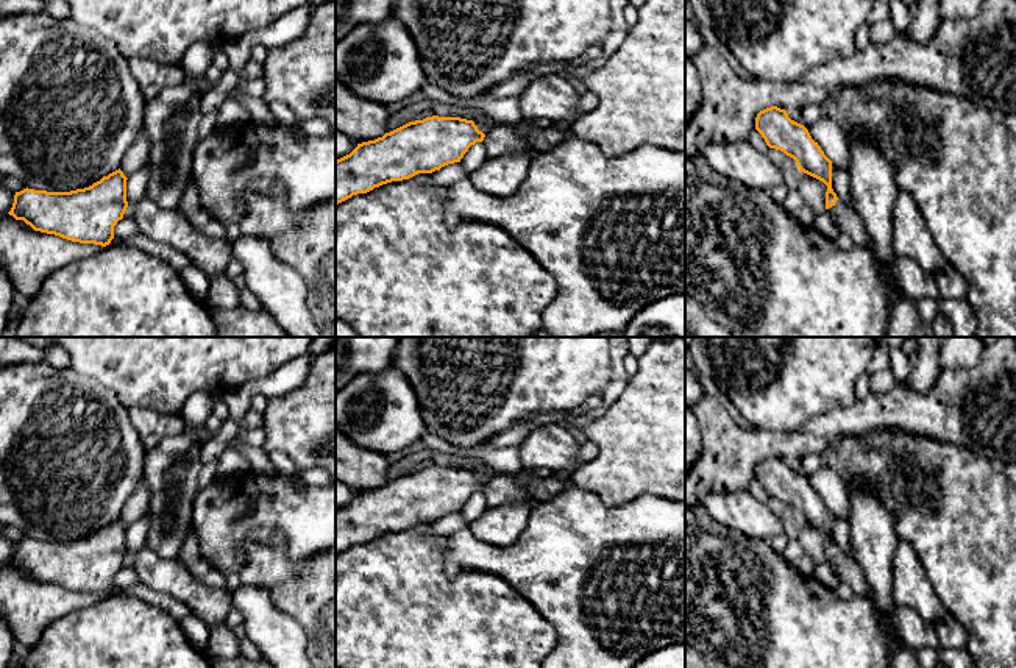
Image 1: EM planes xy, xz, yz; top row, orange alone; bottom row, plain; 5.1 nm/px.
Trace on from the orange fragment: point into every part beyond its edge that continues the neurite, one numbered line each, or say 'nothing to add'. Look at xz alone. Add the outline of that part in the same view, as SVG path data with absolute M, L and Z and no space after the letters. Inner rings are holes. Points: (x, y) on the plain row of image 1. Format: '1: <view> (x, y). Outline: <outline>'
1: xz (501, 489). Outline: M495 474L485 482L482 492L487 499L487 509L504 506L513 501L529 501L537 504L531 493L509 474Z

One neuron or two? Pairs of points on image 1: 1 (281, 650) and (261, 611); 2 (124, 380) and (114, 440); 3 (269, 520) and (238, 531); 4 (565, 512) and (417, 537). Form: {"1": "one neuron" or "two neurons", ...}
{"1": "one neuron", "2": "two neurons", "3": "one neuron", "4": "two neurons"}

